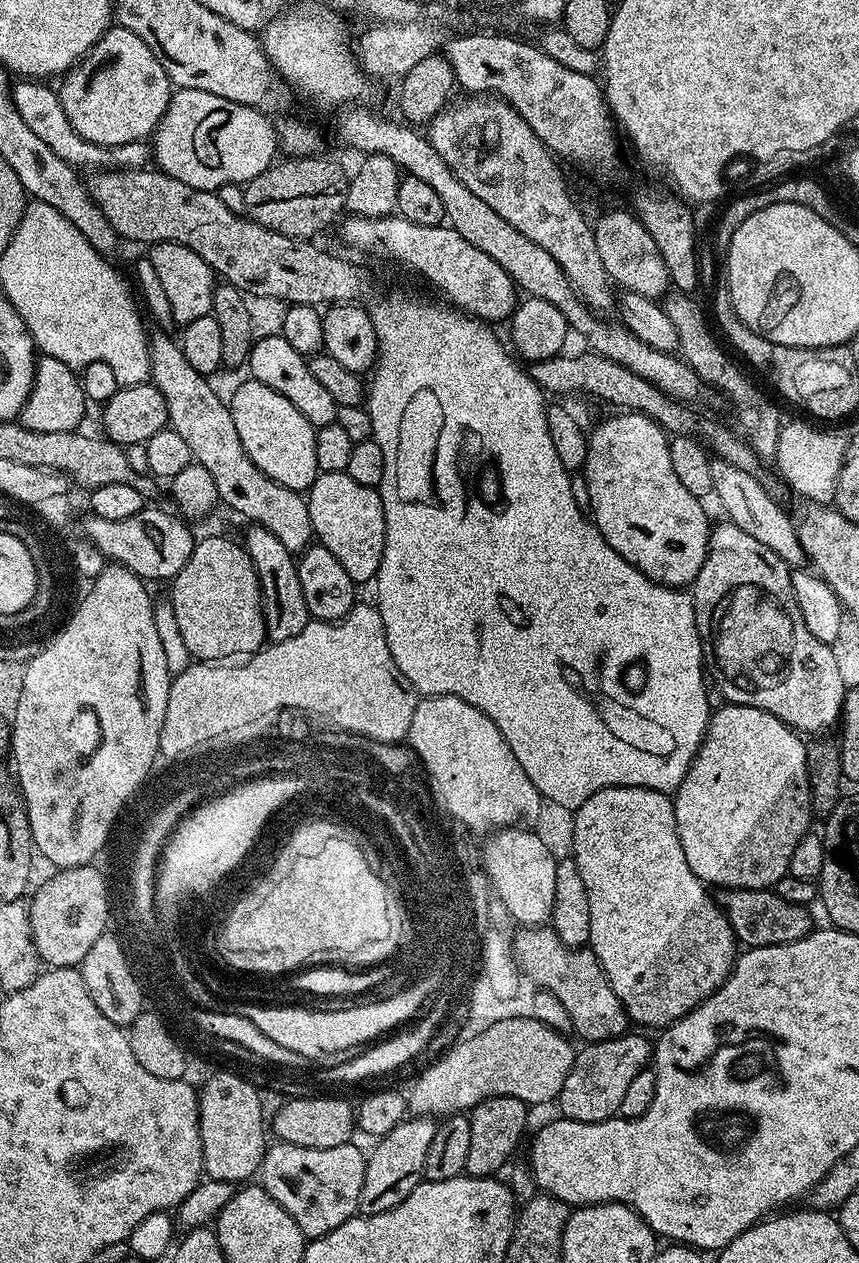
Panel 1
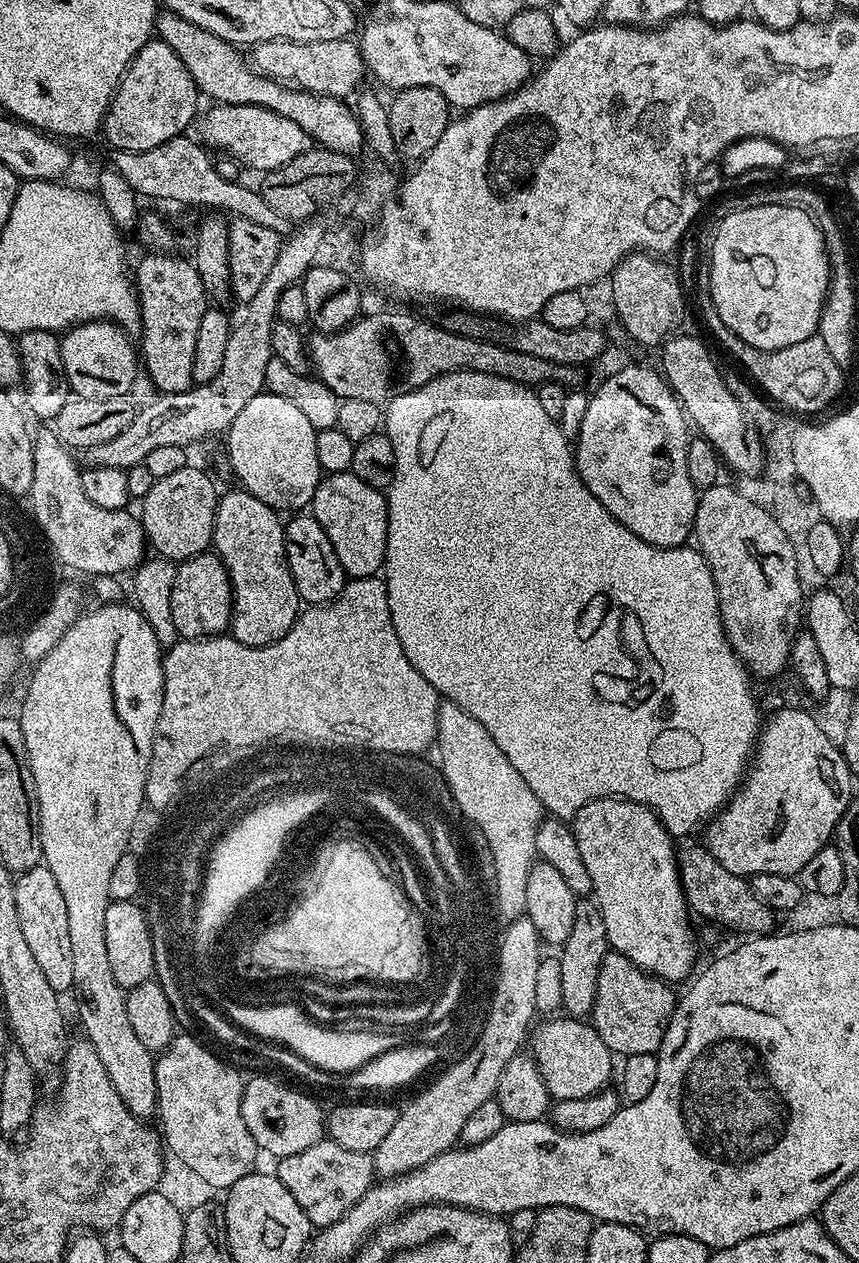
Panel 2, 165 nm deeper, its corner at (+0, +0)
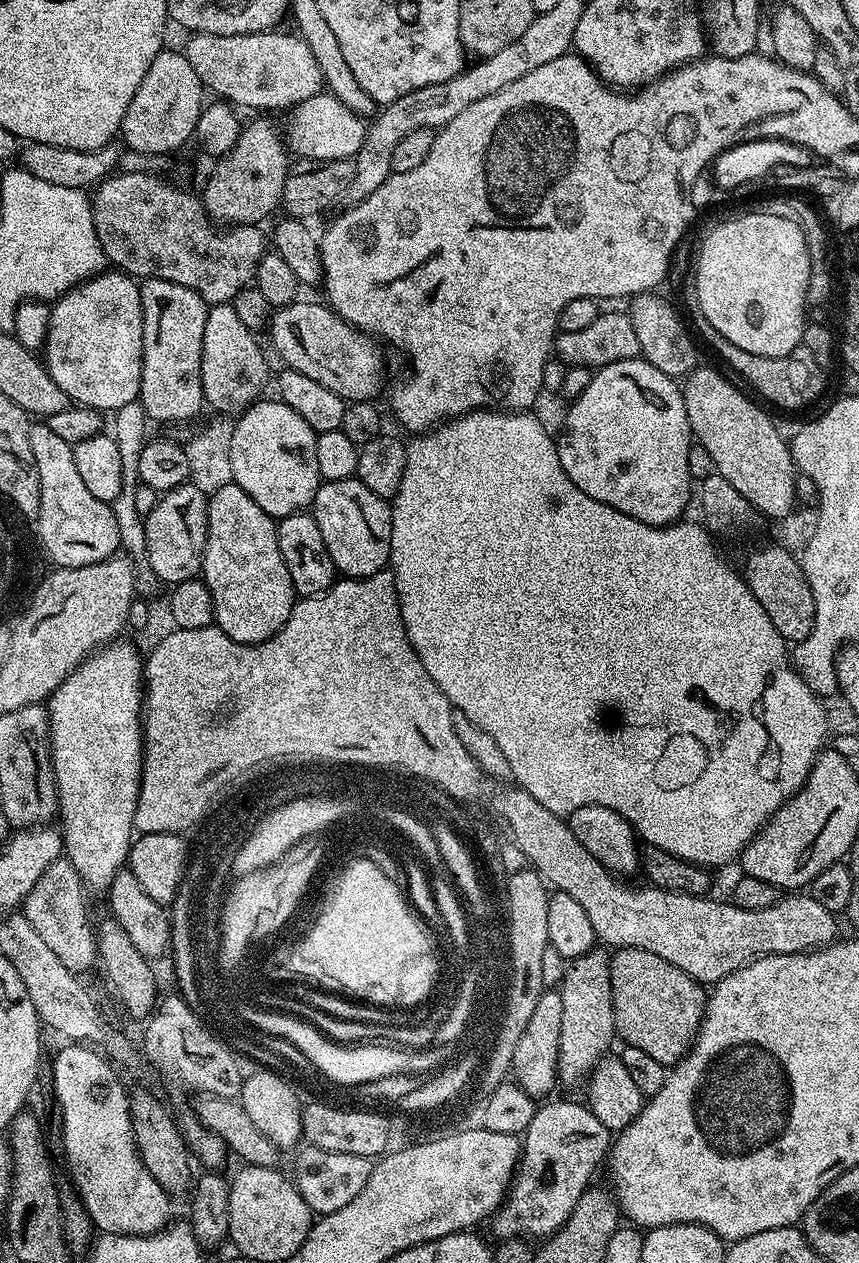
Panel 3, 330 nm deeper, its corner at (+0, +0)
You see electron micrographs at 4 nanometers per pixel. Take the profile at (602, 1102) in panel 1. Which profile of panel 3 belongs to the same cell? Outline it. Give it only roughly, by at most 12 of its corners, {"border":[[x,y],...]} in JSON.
{"border":[[551,1100],[522,1133],[497,1241],[553,1236],[613,1132]]}

